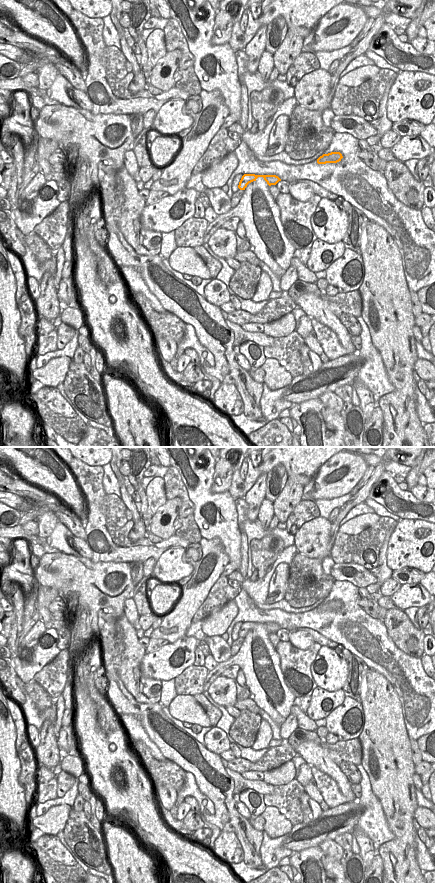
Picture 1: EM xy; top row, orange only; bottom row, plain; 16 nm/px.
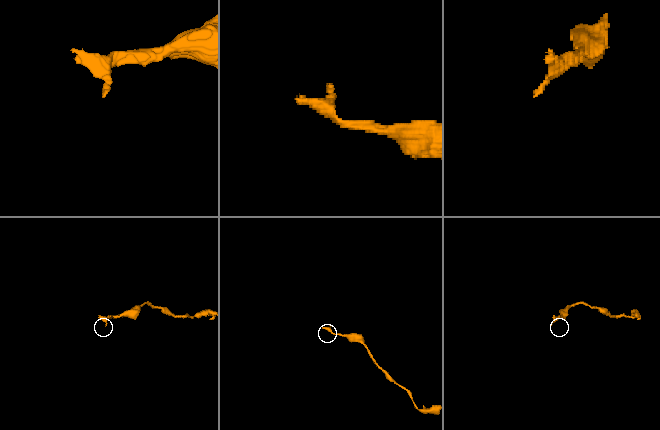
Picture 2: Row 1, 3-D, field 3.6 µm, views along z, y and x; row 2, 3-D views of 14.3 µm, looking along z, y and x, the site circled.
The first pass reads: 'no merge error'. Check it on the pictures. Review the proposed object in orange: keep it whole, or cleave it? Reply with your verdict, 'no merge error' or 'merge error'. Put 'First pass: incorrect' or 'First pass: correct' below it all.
no merge error
First pass: correct

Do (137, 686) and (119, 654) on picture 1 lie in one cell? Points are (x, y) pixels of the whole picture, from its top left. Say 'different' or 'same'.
same

